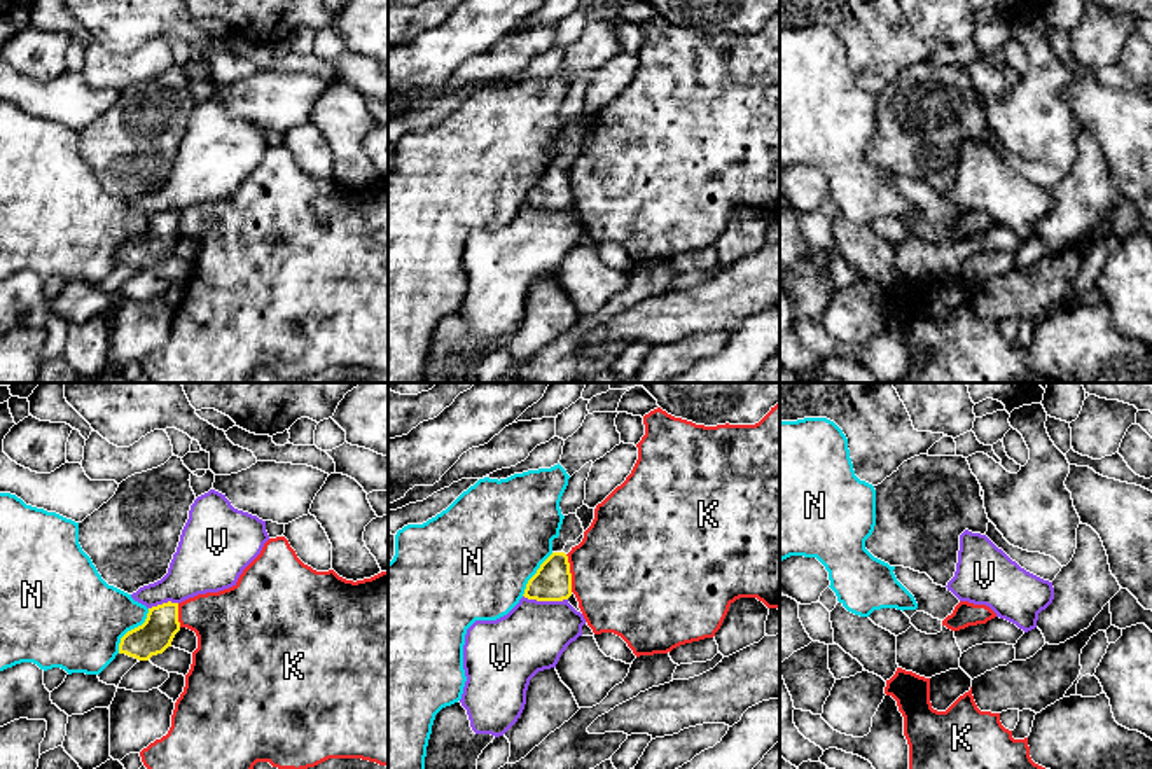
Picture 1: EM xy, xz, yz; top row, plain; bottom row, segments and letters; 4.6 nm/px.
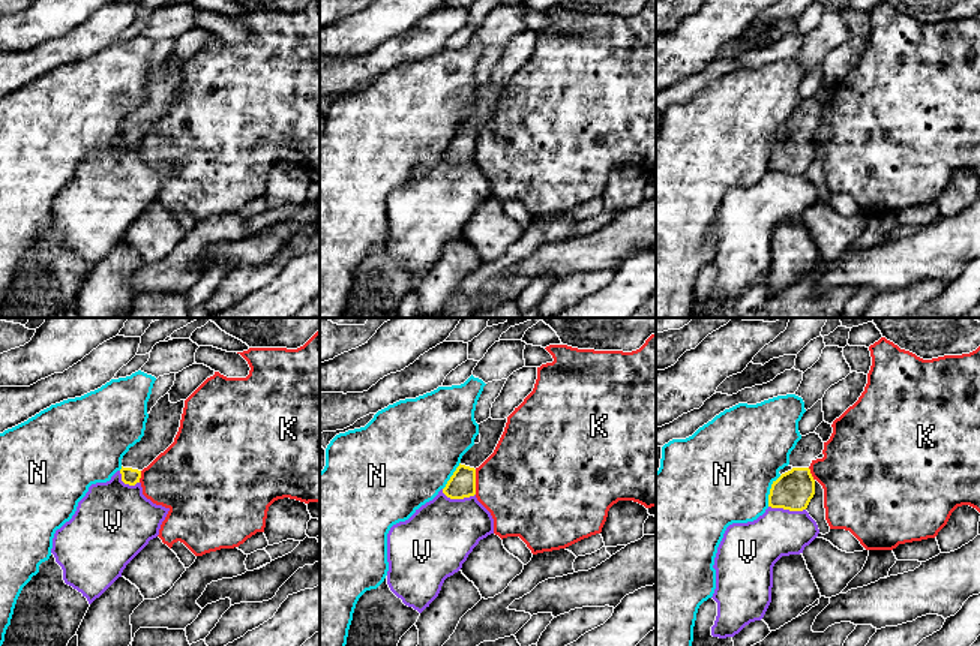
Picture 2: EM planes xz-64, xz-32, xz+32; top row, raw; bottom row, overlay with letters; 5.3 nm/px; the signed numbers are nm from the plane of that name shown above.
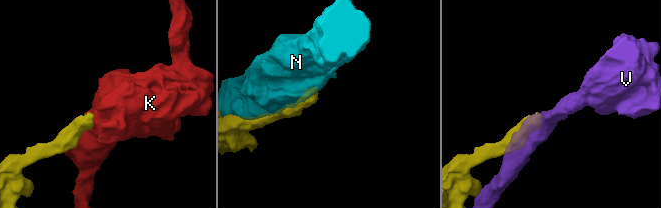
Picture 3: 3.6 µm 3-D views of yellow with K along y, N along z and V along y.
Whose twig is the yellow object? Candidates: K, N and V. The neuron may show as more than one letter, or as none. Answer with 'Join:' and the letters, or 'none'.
Join: none

